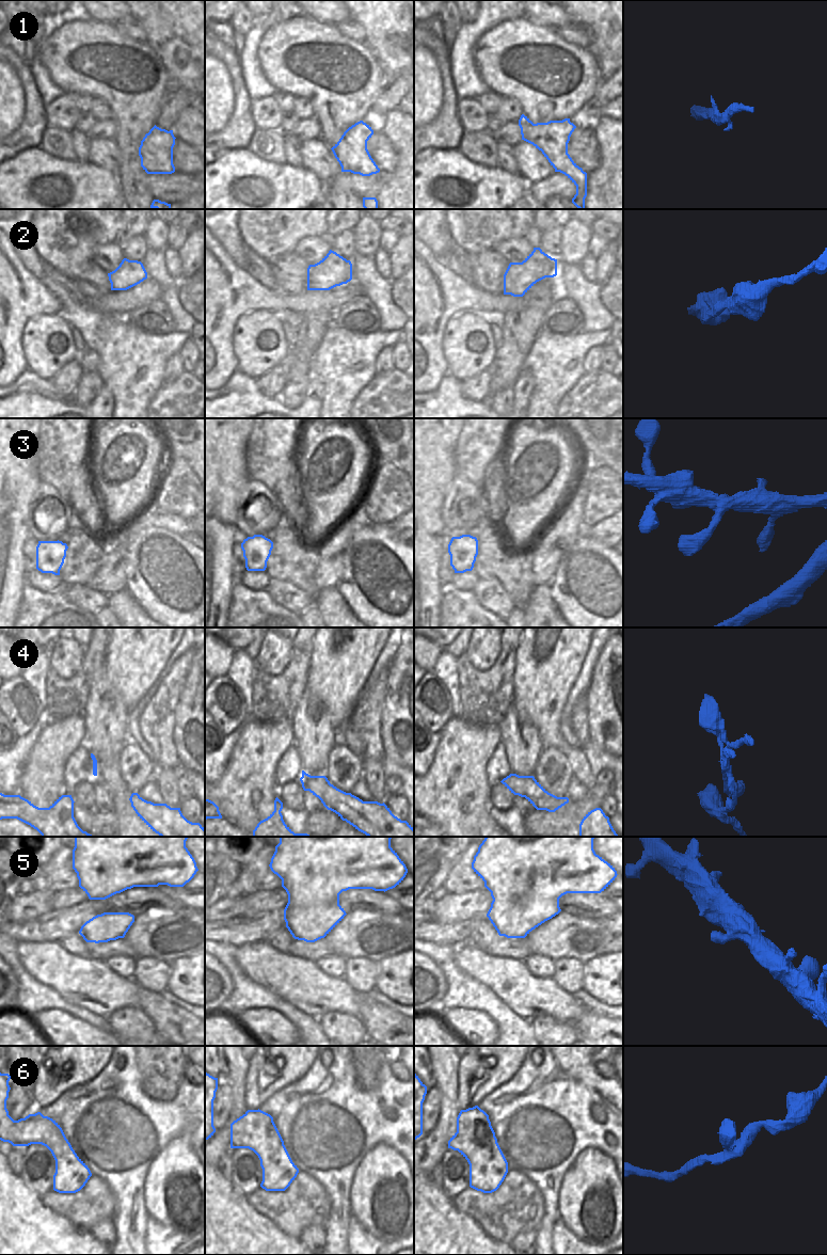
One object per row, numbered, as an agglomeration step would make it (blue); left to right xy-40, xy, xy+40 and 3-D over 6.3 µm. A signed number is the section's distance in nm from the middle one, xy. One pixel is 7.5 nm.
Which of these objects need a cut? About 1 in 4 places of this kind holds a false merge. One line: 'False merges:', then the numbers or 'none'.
False merges: 4.

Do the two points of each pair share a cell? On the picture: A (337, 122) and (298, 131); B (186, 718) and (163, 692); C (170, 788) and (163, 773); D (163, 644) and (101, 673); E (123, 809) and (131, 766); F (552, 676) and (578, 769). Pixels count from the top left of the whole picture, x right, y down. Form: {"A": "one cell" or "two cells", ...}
{"A": "two cells", "B": "two cells", "C": "one cell", "D": "two cells", "E": "two cells", "F": "one cell"}

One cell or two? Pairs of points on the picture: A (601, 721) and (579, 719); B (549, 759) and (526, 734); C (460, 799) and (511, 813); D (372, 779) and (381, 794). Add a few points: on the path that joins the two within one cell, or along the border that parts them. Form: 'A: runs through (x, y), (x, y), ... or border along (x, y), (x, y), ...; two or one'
A: border along (585, 696), (587, 704), (587, 731), (590, 739); two
B: border along (545, 746), (539, 756), (533, 774); two
C: border along (491, 806), (490, 815), (498, 825); two
D: runs through (376, 782), (378, 791); one

